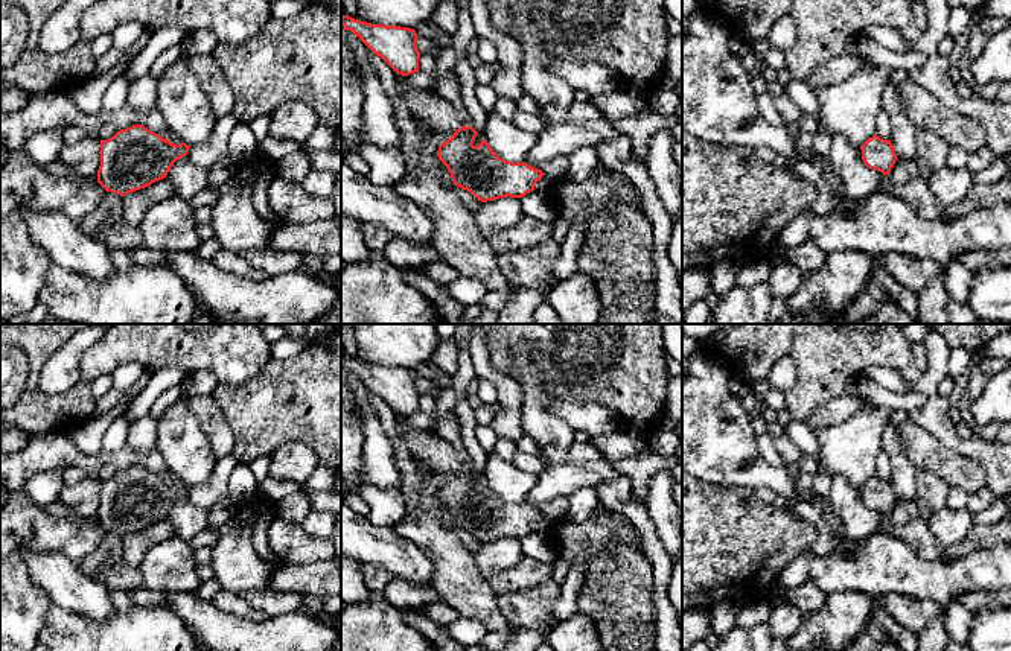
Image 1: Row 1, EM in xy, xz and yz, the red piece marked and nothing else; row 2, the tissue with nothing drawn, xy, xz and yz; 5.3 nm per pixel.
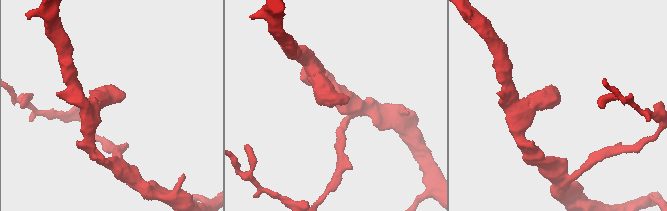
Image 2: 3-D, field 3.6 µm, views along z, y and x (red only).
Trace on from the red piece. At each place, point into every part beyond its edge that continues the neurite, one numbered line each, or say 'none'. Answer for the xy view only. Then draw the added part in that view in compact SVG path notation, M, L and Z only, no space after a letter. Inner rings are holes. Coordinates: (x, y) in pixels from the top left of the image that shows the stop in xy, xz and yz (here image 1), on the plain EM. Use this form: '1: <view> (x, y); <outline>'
none

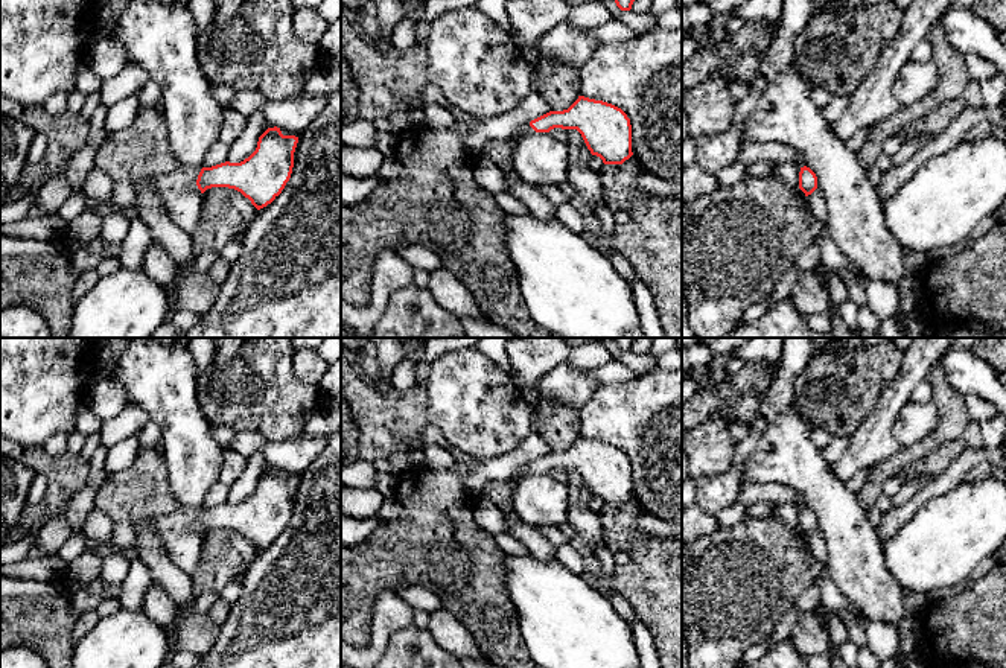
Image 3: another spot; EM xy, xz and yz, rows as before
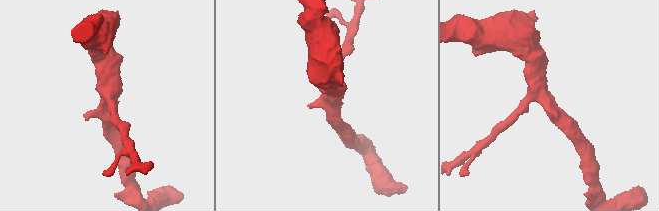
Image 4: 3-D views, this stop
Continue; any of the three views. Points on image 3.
1: xz (525, 470); M528 464L528 466L522 467L522 469L519 469L519 470L511 476L511 479L510 479L508 482L505 482L505 484L513 488L513 485L514 485L522 476L530 475L530 473L536 473L536 472L534 472L534 470L530 467L530 464Z

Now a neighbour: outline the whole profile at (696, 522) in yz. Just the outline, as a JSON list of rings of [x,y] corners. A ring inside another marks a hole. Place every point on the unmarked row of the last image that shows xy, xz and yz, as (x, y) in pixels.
[[[694,504],[682,510],[682,542],[694,542],[718,528],[715,516],[699,505]]]

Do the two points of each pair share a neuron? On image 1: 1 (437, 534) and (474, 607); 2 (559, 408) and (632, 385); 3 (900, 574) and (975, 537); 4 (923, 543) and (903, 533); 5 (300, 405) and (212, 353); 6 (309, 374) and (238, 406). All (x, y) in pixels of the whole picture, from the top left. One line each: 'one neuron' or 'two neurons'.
1: one neuron
2: two neurons
3: two neurons
4: one neuron
5: two neurons
6: one neuron

